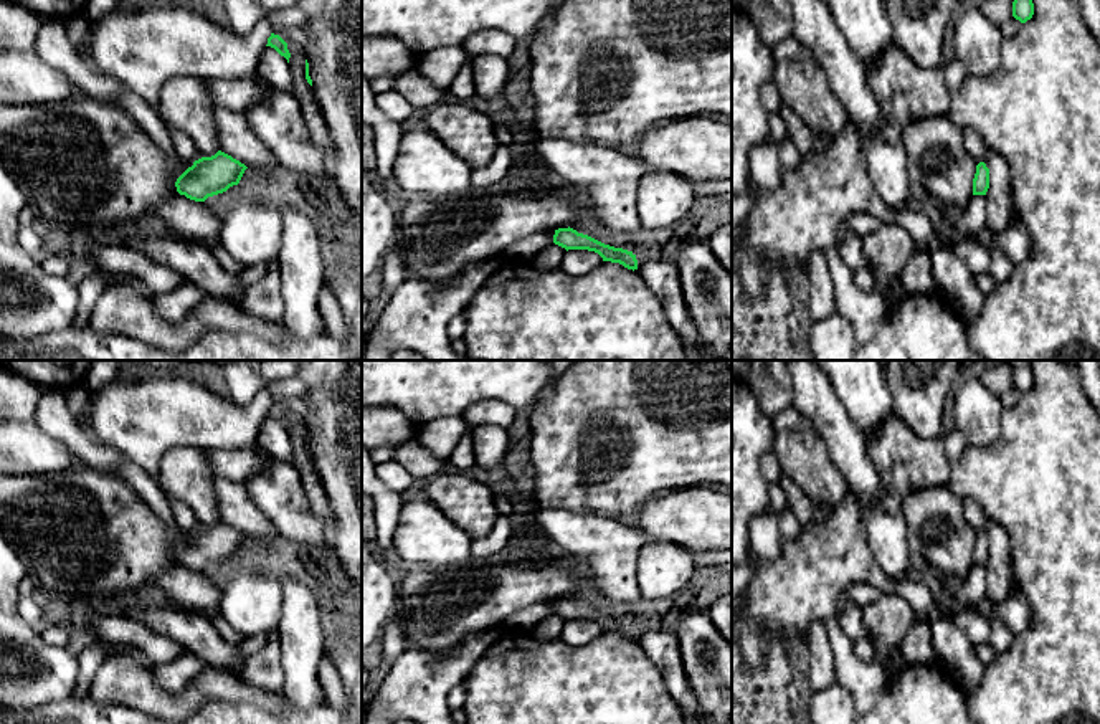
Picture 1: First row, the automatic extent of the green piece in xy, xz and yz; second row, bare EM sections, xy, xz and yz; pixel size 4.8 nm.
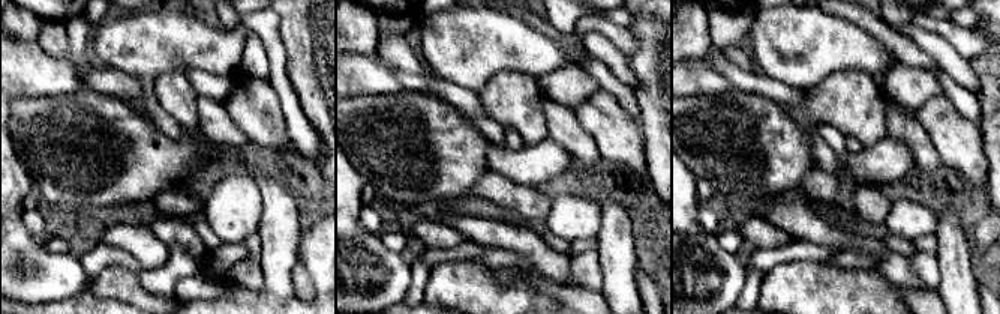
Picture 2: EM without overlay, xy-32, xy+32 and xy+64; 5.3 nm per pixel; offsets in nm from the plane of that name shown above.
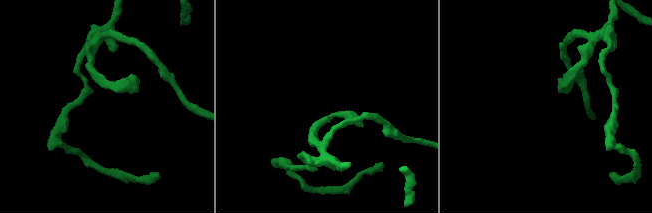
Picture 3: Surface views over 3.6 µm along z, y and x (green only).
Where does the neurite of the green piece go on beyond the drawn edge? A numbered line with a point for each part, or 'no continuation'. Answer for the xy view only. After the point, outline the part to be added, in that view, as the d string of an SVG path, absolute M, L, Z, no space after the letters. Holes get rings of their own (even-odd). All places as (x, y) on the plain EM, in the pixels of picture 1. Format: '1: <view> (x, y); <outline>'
no continuation

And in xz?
no continuation

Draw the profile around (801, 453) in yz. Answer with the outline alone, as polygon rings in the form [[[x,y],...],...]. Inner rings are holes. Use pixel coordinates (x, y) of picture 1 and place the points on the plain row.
[[[794,405],[781,410],[771,420],[773,453],[783,476],[788,476],[818,509],[829,512],[839,507],[849,486],[813,423]]]

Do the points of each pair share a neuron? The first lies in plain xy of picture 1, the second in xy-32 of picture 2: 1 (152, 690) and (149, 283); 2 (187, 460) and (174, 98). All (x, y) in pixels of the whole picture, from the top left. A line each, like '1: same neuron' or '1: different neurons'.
1: different neurons
2: same neuron

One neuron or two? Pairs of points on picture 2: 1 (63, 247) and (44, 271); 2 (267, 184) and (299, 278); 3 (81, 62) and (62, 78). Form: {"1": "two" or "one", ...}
{"1": "two", "2": "two", "3": "one"}

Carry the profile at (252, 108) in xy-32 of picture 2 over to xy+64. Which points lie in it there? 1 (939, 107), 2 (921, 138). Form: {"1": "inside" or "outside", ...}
{"1": "inside", "2": "outside"}

